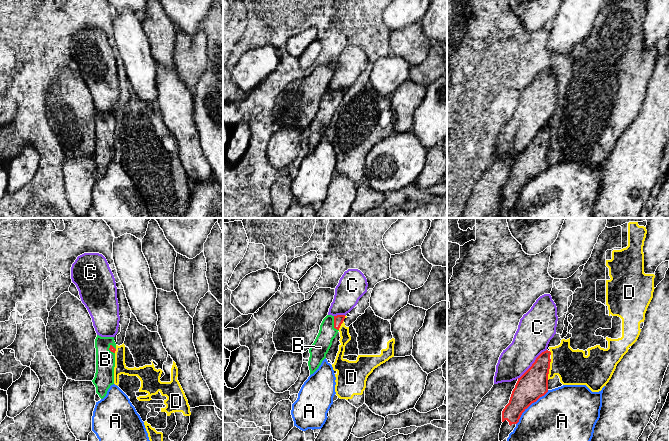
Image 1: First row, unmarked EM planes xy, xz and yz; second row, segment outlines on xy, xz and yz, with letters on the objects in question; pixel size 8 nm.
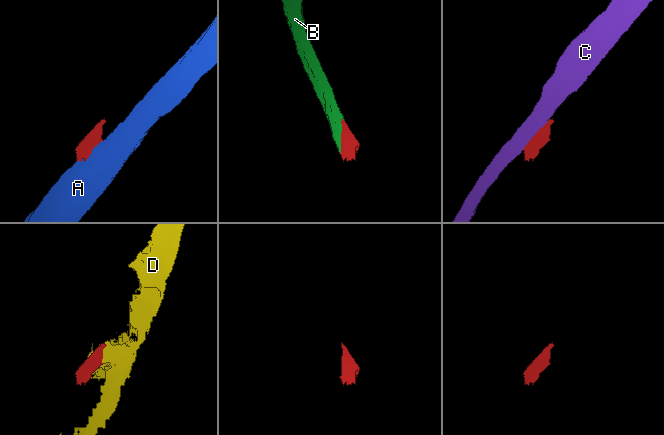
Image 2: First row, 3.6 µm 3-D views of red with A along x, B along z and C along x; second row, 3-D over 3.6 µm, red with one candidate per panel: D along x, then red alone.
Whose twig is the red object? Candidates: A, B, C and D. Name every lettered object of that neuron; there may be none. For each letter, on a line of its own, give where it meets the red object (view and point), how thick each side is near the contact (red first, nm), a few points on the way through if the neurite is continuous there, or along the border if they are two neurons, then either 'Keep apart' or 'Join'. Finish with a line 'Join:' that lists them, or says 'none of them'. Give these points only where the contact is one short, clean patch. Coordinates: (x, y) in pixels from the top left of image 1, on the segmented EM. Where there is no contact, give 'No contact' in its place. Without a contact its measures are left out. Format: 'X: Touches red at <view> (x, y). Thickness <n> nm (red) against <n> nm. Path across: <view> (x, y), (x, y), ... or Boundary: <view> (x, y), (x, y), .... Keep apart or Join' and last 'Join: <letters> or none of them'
A: Touches red at yz (529, 405). Thickness 240 nm (red) against 400 nm. Boundary: yz (548, 390), (522, 413), (516, 424). Keep apart
B: Touches red at xz (334, 324). Thickness 80 nm (red) against 140 nm. Join
C: Touches red at yz (532, 364). Thickness 240 nm (red) against 280 nm. Keep apart
D: Touches red at yz (549, 368). Thickness 240 nm (red) against 280 nm. Boundary: yz (551, 359), (547, 379). Keep apart
Join: B

